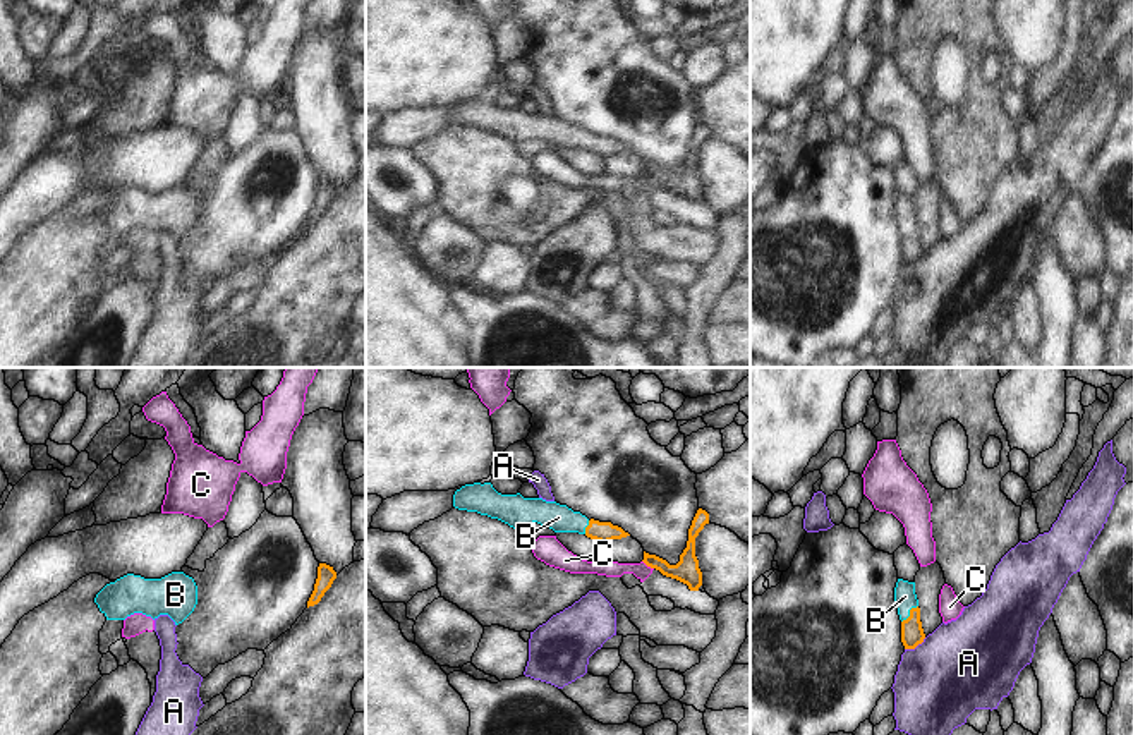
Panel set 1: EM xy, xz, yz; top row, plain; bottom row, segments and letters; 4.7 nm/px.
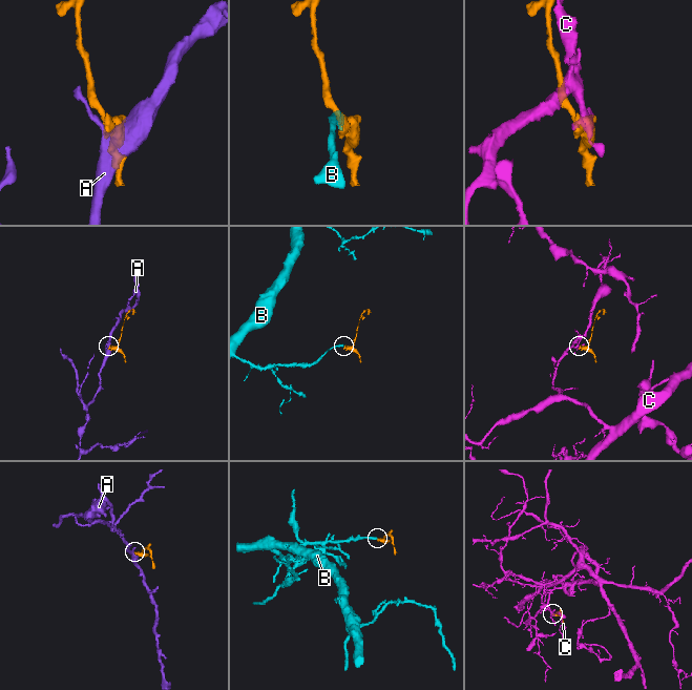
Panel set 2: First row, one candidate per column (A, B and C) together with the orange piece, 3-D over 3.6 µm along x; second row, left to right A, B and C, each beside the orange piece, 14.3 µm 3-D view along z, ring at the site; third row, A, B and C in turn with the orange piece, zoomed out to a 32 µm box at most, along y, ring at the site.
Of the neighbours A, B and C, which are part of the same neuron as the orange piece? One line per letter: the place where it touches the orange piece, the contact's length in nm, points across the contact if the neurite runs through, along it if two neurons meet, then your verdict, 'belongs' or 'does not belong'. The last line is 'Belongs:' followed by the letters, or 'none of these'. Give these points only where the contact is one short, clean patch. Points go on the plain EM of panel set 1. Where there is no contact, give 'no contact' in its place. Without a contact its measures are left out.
A: meets orange in yz at (915, 261); contact 120 nm long; border along yz (926, 253), (914, 263), (905, 265); does not belong
B: meets orange in yz at (910, 229); contact 120 nm long; runs through yz (912, 249), (910, 229), (905, 212); belongs
C: meets orange in xz at (648, 181); contact 70 nm long; border along xz (642, 176), (653, 184); does not belong
Belongs: B

